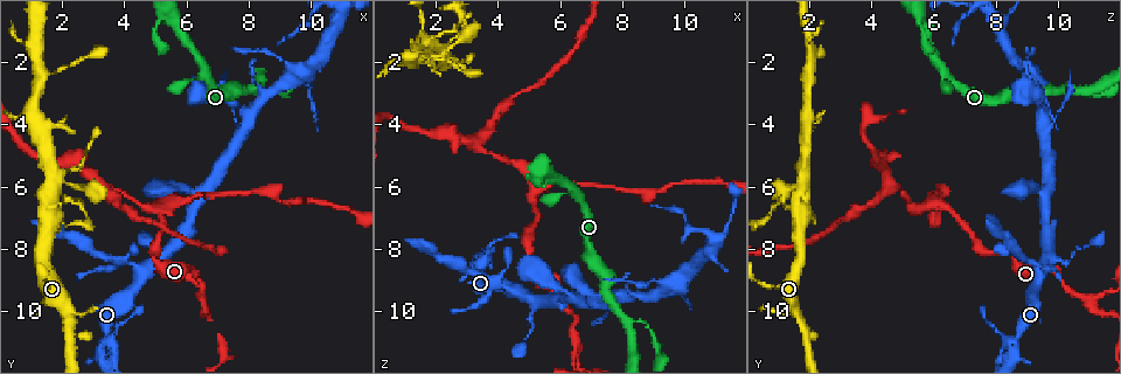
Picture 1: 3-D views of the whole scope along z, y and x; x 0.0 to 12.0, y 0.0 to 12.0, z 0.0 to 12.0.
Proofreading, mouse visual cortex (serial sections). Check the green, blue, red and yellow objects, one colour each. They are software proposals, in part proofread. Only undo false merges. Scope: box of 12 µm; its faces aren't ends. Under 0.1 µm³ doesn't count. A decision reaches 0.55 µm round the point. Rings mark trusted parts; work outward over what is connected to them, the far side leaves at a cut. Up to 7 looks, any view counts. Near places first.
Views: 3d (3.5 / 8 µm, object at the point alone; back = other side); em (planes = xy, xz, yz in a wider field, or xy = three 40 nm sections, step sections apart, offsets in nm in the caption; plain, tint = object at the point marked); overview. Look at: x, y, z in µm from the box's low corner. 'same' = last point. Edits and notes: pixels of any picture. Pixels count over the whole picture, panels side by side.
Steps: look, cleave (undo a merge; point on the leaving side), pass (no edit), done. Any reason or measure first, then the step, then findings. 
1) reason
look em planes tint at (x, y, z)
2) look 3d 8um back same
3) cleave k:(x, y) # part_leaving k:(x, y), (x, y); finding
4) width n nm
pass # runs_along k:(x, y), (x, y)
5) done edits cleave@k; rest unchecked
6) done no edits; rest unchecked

three arms meet
look 3d 3.5um at (5.0, 6.5, 5.9)

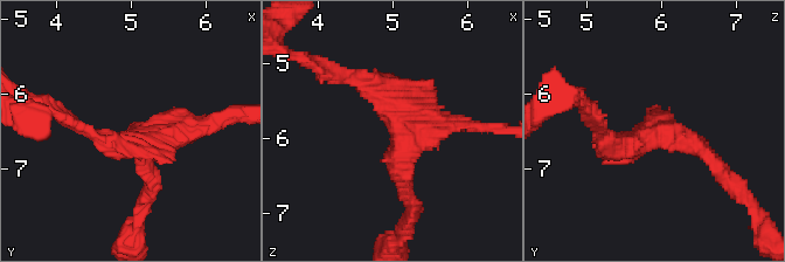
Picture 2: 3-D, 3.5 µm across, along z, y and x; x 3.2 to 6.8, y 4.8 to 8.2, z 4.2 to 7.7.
shape alone is not enough
look em xy step 2 tint at (5.15, 6.50, 6.05)

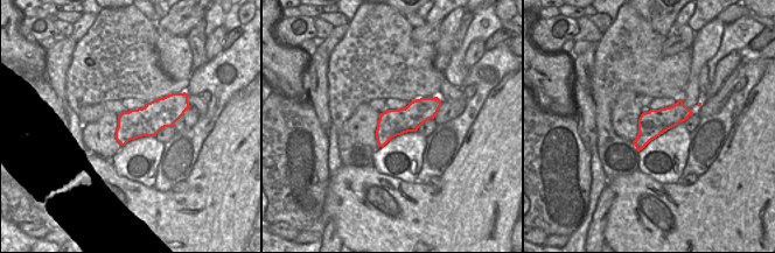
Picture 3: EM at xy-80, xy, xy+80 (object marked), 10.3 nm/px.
width 280 nm
pass # runs_along 3:(437, 102), (402, 120), (379, 142); all the same cell

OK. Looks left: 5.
three-way junction
look 3d 3.5um at (6.3, 6.3, 9.6)

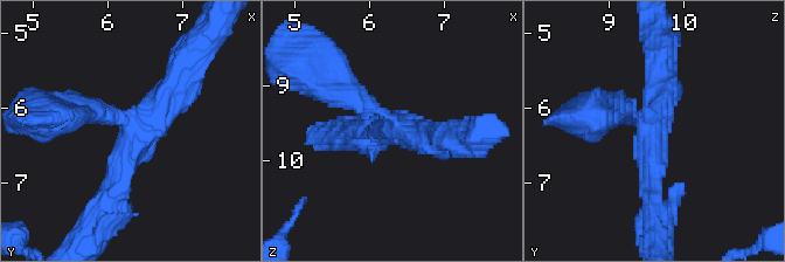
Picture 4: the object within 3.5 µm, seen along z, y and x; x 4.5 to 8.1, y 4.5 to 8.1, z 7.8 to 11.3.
look em xy step 5 plain at (6.35, 6.35, 9.60)

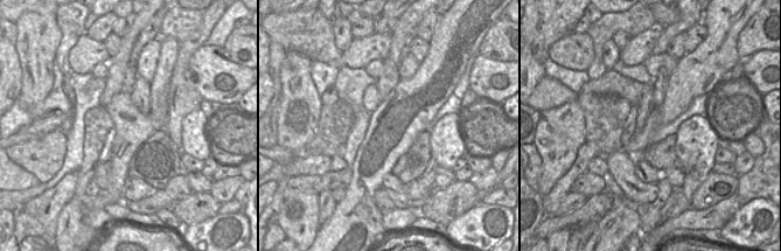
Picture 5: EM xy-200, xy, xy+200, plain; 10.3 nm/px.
look em xy step 5 tint same

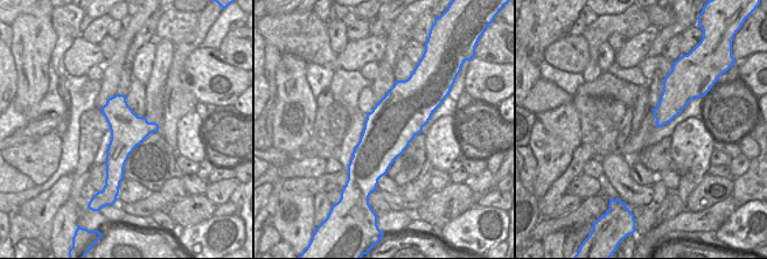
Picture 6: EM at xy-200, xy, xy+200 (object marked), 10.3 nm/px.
width 550 nm
pass # runs_along 4:(106, 207), (134, 135), (185, 74); all the same cell

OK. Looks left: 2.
a fork
look 3d 3.5um at (3.4, 6.1, 4.6)

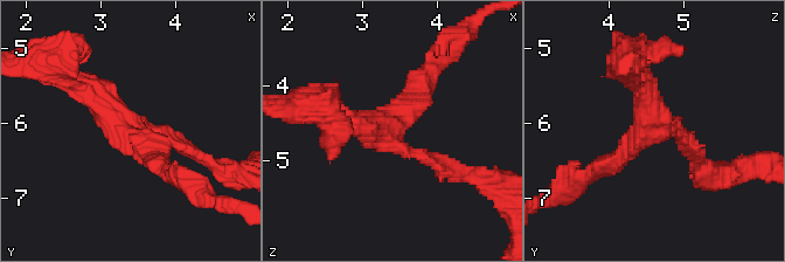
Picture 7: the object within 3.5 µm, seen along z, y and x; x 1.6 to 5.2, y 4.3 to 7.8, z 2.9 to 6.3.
arms 3; arm_widths 200, 250, 300 nm; need the tissue
look em xy step 5 tint at (3.30, 6.05, 4.65)

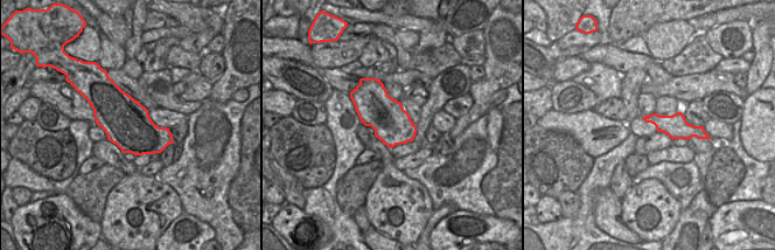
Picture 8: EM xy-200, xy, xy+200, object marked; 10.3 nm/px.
width 400 nm
pass # runs_along 7:(187, 150), (64, 78); one cell here

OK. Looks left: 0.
done no edits; rest unchecked

